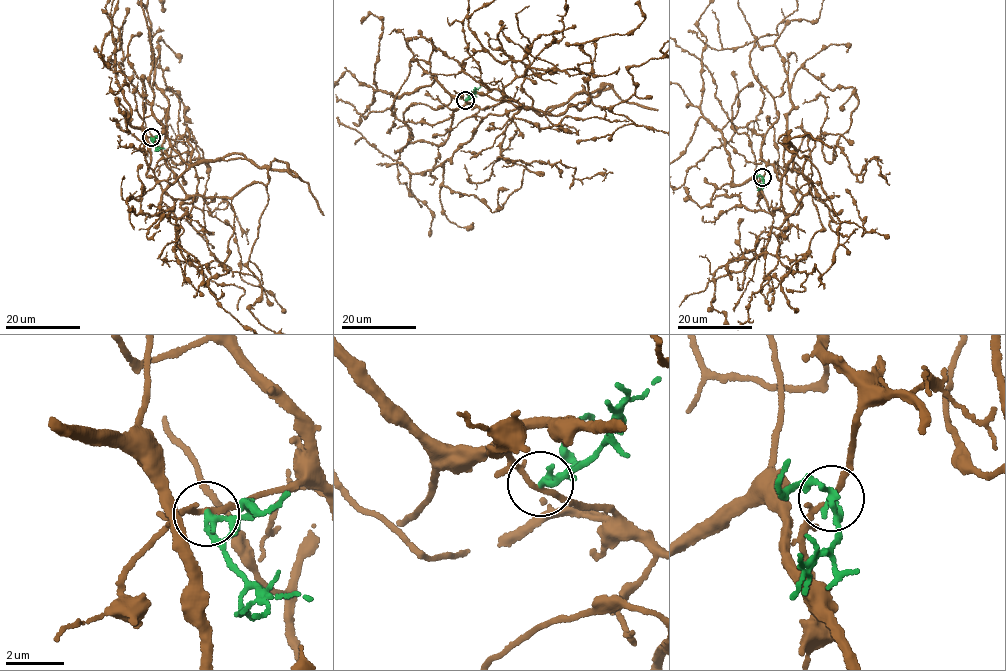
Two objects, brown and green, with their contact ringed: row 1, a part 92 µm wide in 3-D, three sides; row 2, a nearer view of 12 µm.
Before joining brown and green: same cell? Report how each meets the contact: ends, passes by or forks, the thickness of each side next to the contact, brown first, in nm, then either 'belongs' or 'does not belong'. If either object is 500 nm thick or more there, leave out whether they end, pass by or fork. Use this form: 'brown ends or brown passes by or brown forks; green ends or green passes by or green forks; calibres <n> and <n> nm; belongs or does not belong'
brown passes by; green passes by; calibres 170 and 200 nm; does not belong

